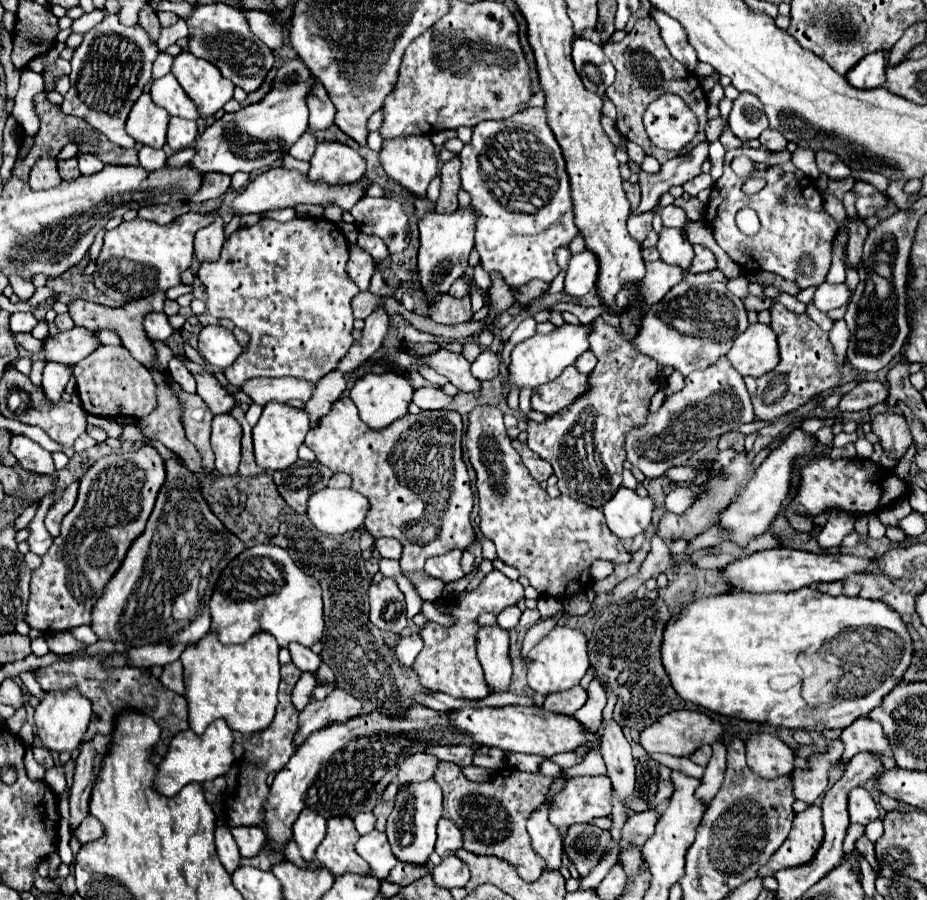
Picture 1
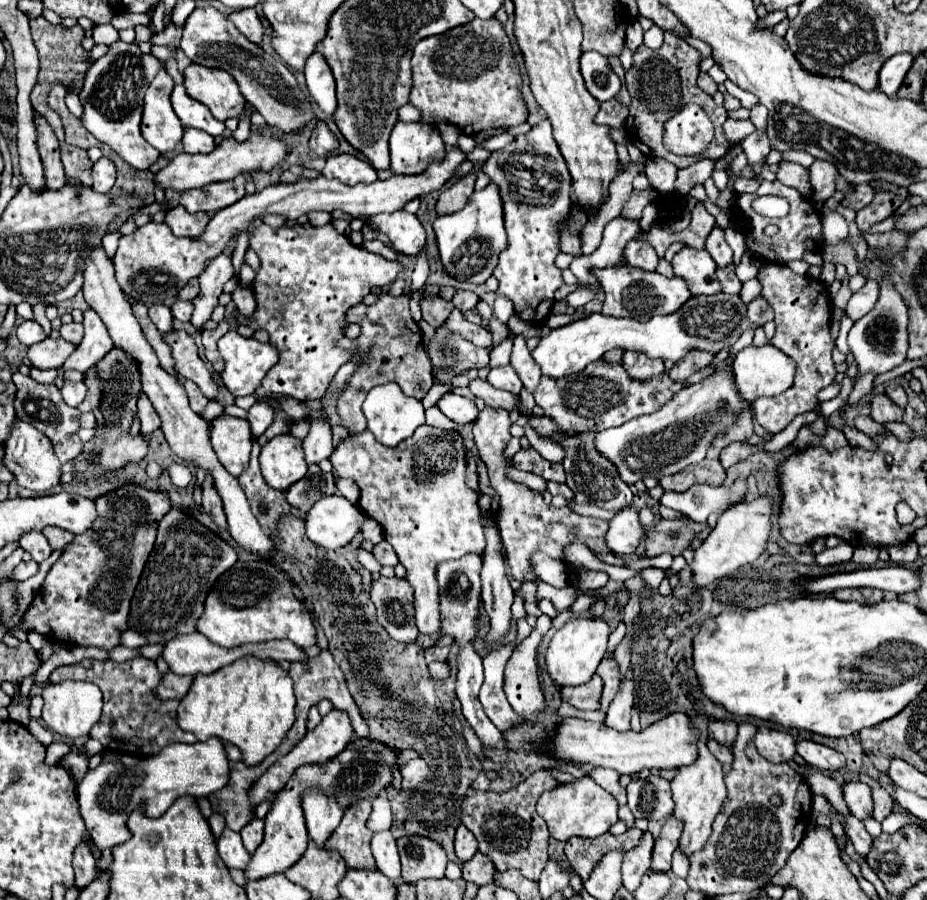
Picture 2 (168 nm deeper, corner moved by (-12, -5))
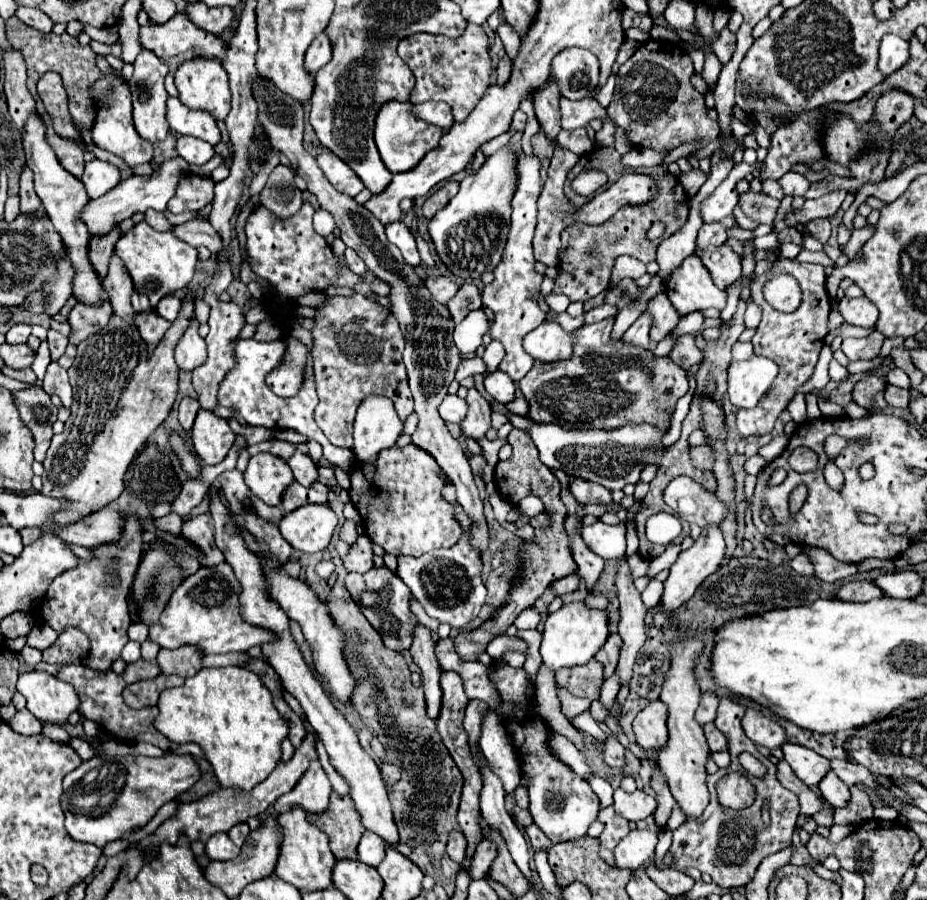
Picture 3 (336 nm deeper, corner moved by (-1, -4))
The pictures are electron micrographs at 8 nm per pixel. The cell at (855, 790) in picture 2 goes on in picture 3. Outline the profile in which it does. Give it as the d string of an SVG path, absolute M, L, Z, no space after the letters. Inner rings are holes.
M829 772L829 776L825 776L821 782L819 782L819 790L821 790L821 796L835 808L845 808L845 804L849 804L849 788L837 778L835 772Z

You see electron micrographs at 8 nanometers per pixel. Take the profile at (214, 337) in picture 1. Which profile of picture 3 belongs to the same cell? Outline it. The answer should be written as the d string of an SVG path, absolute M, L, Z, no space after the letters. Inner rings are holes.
M237 338L233 342L233 352L235 352L235 366L227 372L225 380L219 386L219 394L217 394L219 404L223 404L227 408L237 408L241 412L243 420L249 426L265 426L265 428L271 428L271 430L291 428L291 430L297 430L299 434L303 434L311 440L317 440L323 446L323 456L327 458L327 462L341 466L349 474L351 468L353 468L353 462L355 462L353 452L347 450L347 448L333 446L327 440L327 436L321 432L321 428L317 428L317 422L313 420L313 412L315 412L315 406L317 406L317 392L315 392L313 380L305 380L301 392L293 398L281 398L281 396L273 394L269 390L269 386L265 384L267 372L271 372L283 358L285 342L283 340L257 342L253 338L249 338L249 340Z

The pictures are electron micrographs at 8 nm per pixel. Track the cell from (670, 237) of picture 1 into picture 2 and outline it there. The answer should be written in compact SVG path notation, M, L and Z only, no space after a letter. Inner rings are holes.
M684 247L674 255L674 275L682 277L692 295L716 295L722 291L716 277L716 263L706 249Z

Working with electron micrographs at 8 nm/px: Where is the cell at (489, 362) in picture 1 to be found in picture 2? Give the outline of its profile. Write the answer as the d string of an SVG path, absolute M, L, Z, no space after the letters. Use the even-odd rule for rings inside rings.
M510 365L490 369L488 381L490 381L492 387L496 387L496 389L504 389L504 391L510 391L510 393L514 393L514 395L518 395L520 389L522 389L522 381L520 381L518 373L516 373Z

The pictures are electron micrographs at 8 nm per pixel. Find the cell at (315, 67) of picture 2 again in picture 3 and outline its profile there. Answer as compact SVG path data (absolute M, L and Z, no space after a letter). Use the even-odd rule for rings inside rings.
M319 34L317 40L313 40L313 44L309 46L307 54L305 54L305 70L315 76L317 70L321 66L325 66L331 60L331 44L329 38L325 34Z

